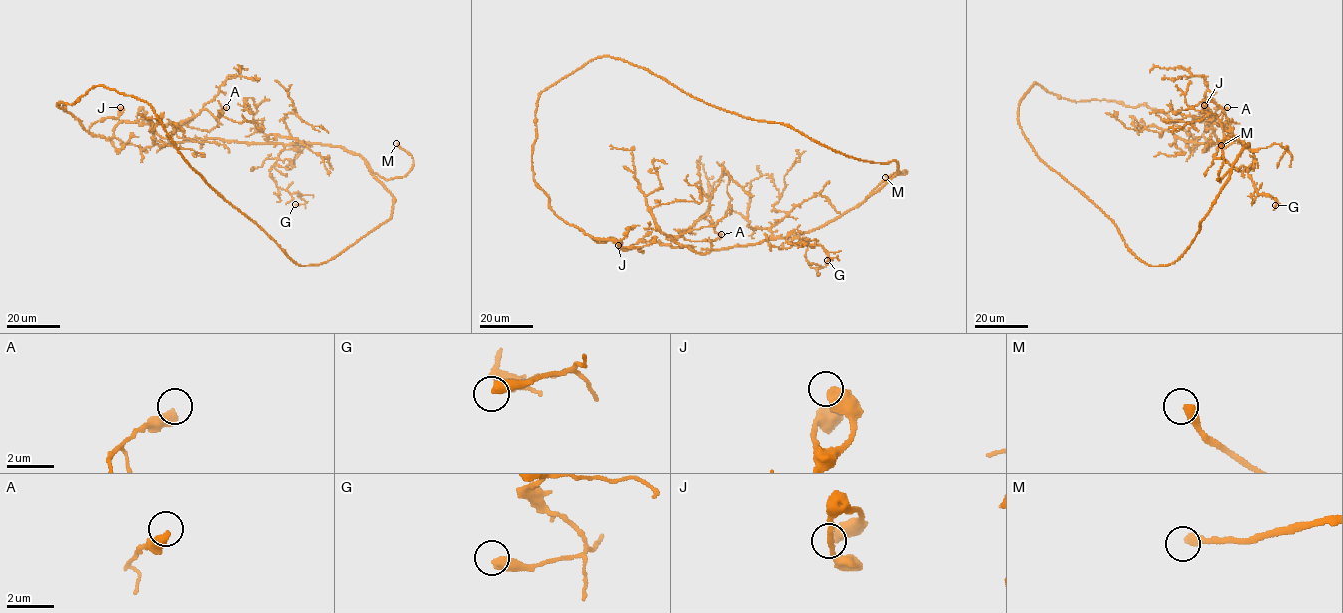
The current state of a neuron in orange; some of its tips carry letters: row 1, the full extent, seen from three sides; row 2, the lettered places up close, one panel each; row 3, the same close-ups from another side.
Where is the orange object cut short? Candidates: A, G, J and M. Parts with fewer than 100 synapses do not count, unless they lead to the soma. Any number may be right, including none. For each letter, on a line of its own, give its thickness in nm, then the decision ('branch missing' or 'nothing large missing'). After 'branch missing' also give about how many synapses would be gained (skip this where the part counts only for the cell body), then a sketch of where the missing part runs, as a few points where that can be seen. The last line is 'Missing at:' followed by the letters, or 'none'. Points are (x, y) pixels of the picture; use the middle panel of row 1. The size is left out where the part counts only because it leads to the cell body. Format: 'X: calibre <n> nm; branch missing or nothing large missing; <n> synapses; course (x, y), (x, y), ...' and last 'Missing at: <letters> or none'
A: calibre 440 nm; nothing large missing
G: calibre 440 nm; nothing large missing
J: calibre 550 nm; nothing large missing
M: calibre 400 nm; branch missing
Missing at: M

